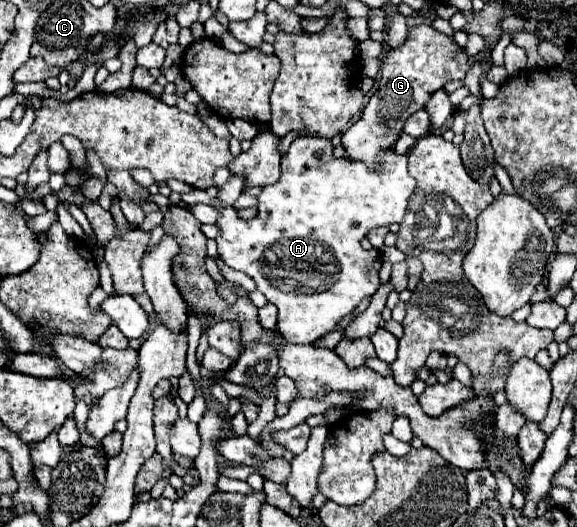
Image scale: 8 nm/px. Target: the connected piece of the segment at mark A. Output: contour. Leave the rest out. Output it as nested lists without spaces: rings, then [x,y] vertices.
[[[302,136],[302,138],[296,138],[296,140],[290,144],[288,152],[282,156],[282,176],[280,176],[280,180],[274,182],[274,184],[262,186],[262,192],[258,194],[258,214],[256,214],[252,220],[242,220],[242,218],[238,216],[238,210],[236,210],[234,206],[226,206],[226,204],[222,204],[218,198],[208,196],[206,190],[198,190],[198,188],[196,188],[196,190],[192,190],[192,192],[188,192],[188,194],[182,194],[182,200],[188,202],[188,204],[198,204],[198,202],[210,204],[210,206],[214,206],[214,208],[220,212],[216,224],[220,226],[222,236],[216,238],[216,242],[218,242],[218,254],[220,254],[220,258],[224,260],[224,264],[230,266],[230,268],[234,268],[234,270],[240,270],[240,272],[248,274],[248,276],[256,282],[258,290],[266,296],[266,300],[272,302],[272,304],[278,308],[278,332],[284,336],[284,340],[288,340],[288,342],[292,342],[292,344],[314,344],[318,338],[322,338],[324,334],[332,332],[332,330],[340,324],[340,320],[342,320],[344,316],[352,314],[352,312],[360,306],[360,302],[362,302],[366,296],[372,296],[372,294],[380,288],[378,272],[380,272],[382,256],[380,256],[378,250],[364,250],[364,248],[360,246],[360,240],[366,236],[366,232],[368,232],[370,228],[398,224],[398,222],[404,218],[408,198],[410,198],[410,194],[414,192],[414,188],[416,188],[414,178],[412,178],[412,176],[408,174],[408,170],[406,170],[406,162],[408,162],[406,154],[396,154],[394,150],[380,150],[380,152],[378,152],[378,170],[374,172],[374,170],[370,170],[364,162],[354,162],[354,160],[346,160],[346,158],[334,158],[334,146],[332,146],[332,142],[330,142],[328,138],[310,138],[310,136]]]

